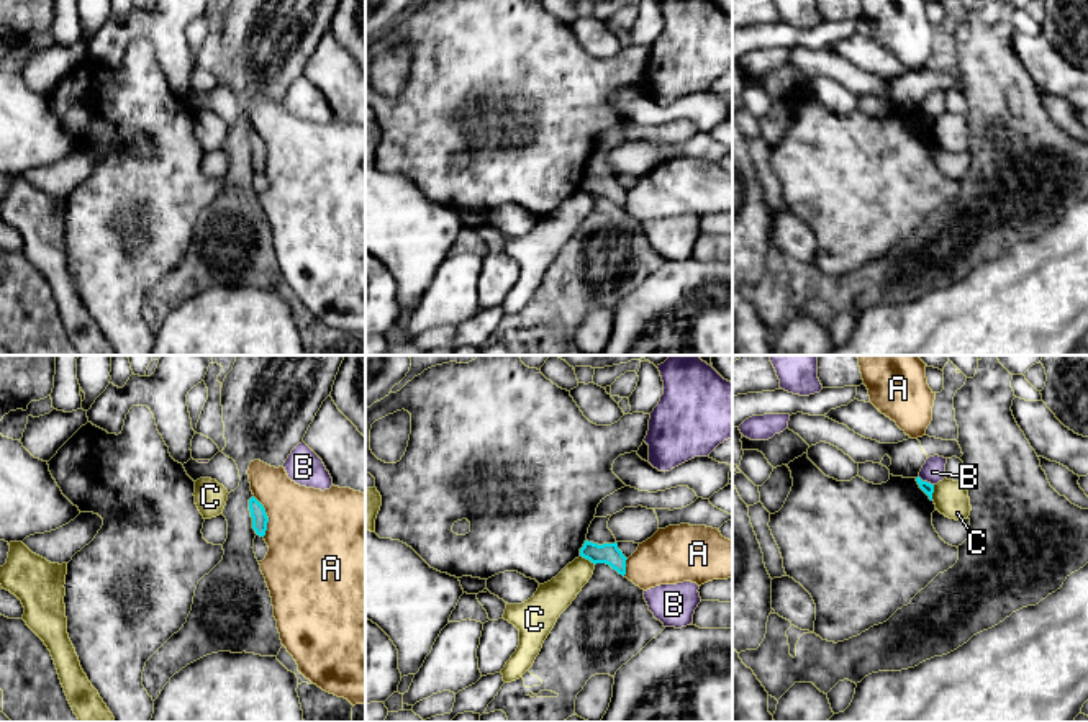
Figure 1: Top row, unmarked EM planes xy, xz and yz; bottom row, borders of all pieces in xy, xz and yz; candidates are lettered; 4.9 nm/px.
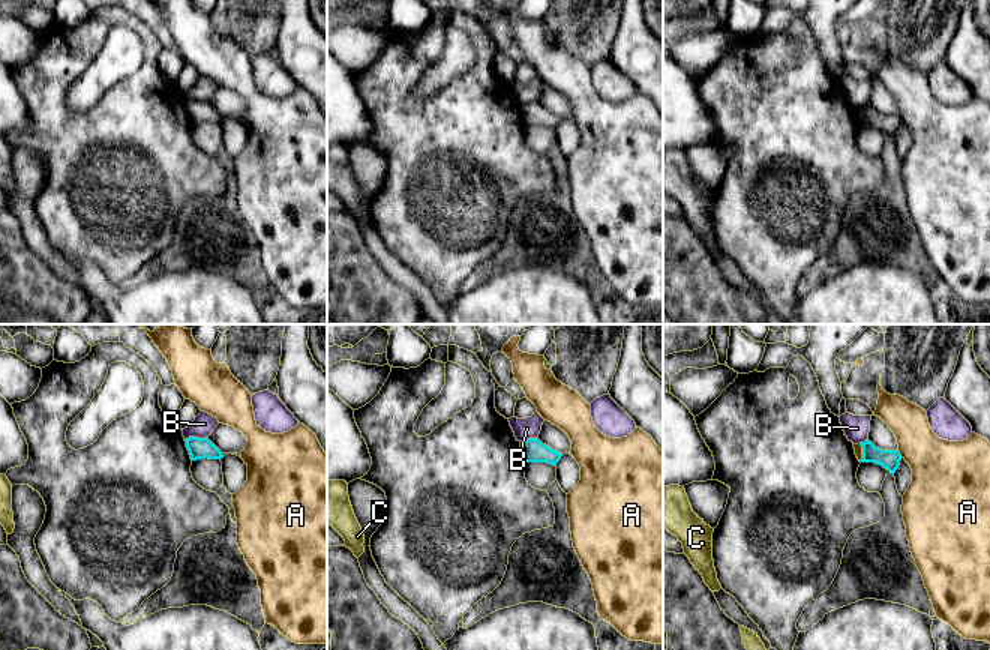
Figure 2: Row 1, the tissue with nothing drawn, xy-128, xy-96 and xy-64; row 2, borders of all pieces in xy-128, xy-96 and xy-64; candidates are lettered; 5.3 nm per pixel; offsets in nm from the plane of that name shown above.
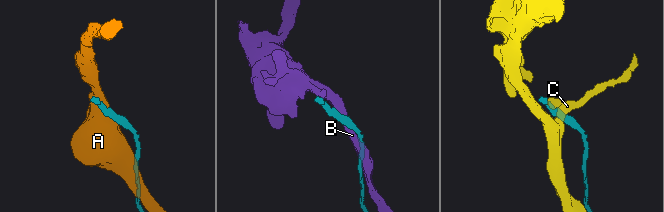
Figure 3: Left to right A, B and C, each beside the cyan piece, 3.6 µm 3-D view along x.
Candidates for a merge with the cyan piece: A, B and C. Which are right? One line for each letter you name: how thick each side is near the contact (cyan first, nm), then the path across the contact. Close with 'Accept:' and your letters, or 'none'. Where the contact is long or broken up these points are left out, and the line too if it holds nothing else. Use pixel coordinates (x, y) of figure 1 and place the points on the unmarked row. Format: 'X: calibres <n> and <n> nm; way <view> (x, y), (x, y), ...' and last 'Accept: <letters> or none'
Accept: none

